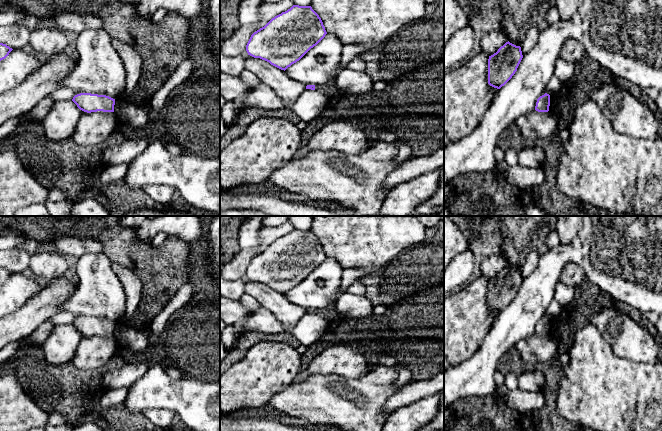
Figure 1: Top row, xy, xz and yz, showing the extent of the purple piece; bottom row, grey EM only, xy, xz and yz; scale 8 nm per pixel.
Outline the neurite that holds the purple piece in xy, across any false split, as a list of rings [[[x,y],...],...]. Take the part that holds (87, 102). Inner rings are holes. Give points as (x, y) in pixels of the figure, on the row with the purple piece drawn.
[[[80,93],[73,97],[72,101],[77,107],[87,113],[103,111],[114,112],[115,99],[91,93]]]

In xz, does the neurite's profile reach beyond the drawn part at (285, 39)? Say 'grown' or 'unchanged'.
unchanged

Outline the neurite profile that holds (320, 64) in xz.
[[[327,33],[299,61],[288,67],[285,73],[306,86],[326,84],[338,74],[342,47],[337,36]]]

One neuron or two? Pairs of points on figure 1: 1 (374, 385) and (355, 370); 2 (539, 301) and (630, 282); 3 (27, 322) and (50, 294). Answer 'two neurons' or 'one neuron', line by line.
1: two neurons
2: one neuron
3: one neuron

